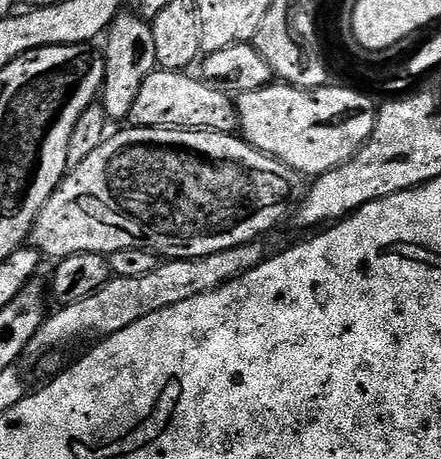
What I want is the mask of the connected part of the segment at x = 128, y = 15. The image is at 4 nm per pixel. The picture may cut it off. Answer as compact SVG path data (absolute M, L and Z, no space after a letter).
M121 11L116 21L109 26L106 33L108 45L102 48L104 61L104 87L102 89L102 105L109 121L127 121L132 114L134 100L138 98L138 90L142 90L142 82L152 72L157 71L154 54L154 34L152 25L135 11Z

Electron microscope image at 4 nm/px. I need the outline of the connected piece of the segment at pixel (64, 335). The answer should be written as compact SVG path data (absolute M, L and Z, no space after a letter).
M263 239L251 240L245 244L234 246L230 250L222 250L218 254L203 256L197 260L168 260L161 262L146 278L109 279L90 298L82 298L73 304L57 307L56 313L49 315L36 337L28 343L27 359L36 360L63 344L72 344L83 336L103 338L113 336L118 330L126 330L126 326L134 326L146 314L154 314L163 308L174 306L178 302L186 302L186 298L194 298L198 294L206 294L215 288L221 288L231 280L237 280L242 274L254 270L268 259L270 249L264 245Z

